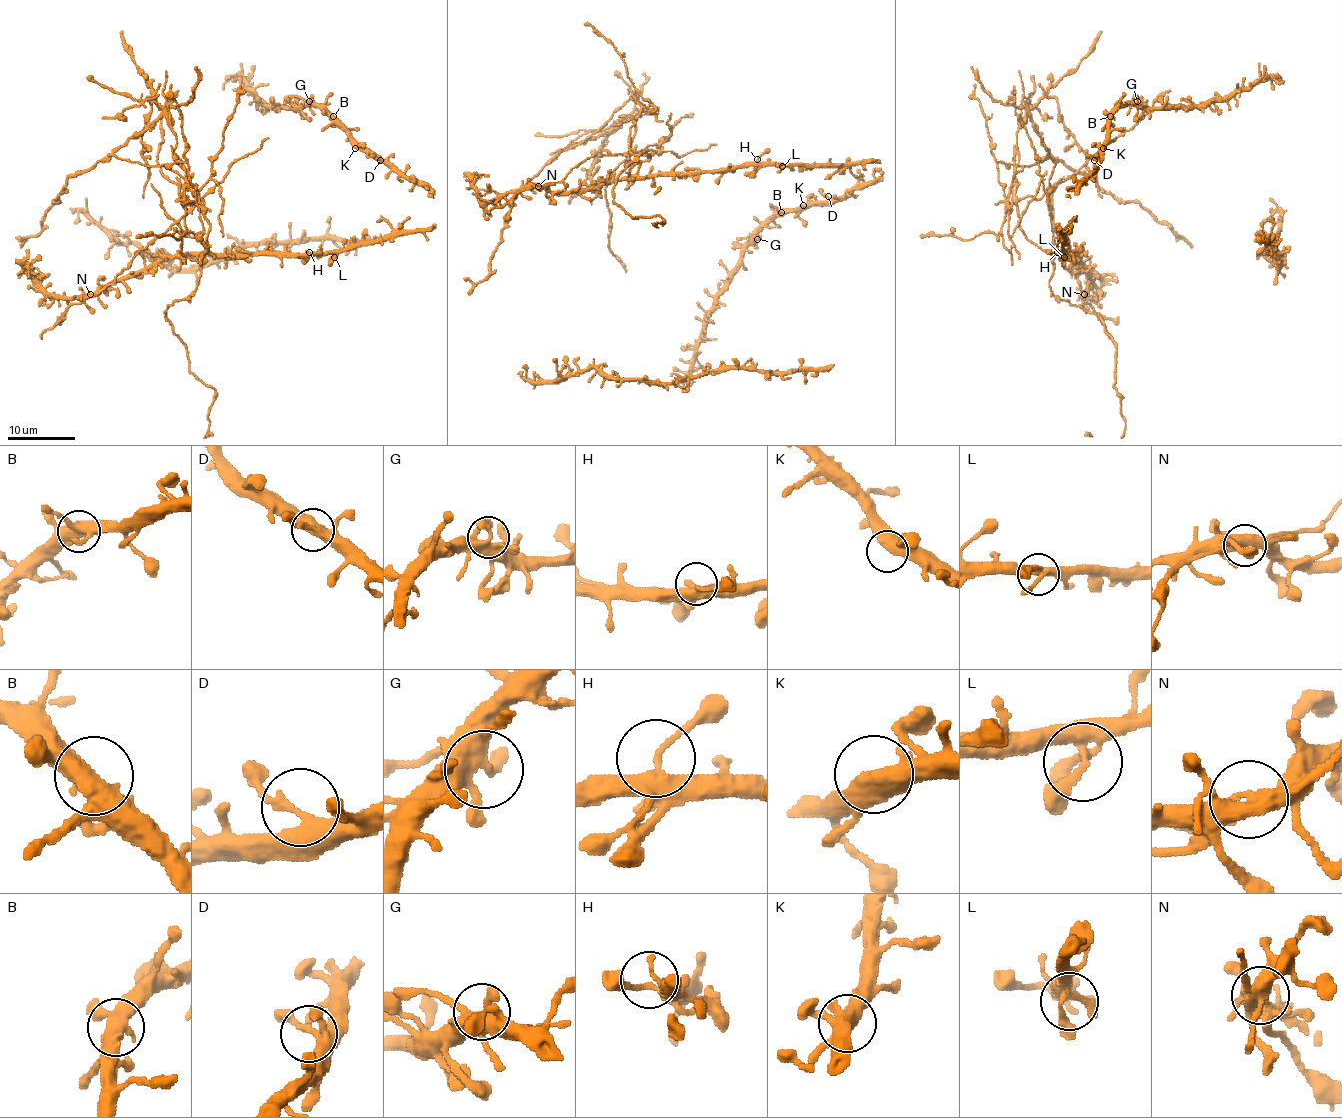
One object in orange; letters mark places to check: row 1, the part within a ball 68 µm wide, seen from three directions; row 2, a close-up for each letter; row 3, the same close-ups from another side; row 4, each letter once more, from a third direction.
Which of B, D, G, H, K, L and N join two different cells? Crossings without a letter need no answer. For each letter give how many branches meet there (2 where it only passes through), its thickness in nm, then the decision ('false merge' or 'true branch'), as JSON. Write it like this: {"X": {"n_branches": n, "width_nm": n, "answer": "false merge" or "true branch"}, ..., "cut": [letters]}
{"B": {"n_branches": 3, "width_nm": 440, "answer": "true branch"}, "D": {"n_branches": 2, "width_nm": 360, "answer": "true branch"}, "G": {"n_branches": 2, "width_nm": 380, "answer": "true branch"}, "H": {"n_branches": 3, "width_nm": 240, "answer": "true branch"}, "K": {"n_branches": 2, "width_nm": 480, "answer": "true branch"}, "L": {"n_branches": 4, "width_nm": 300, "answer": "true branch"}, "N": {"n_branches": 2, "width_nm": 480, "answer": "false merge"}, "cut": ["N"]}

